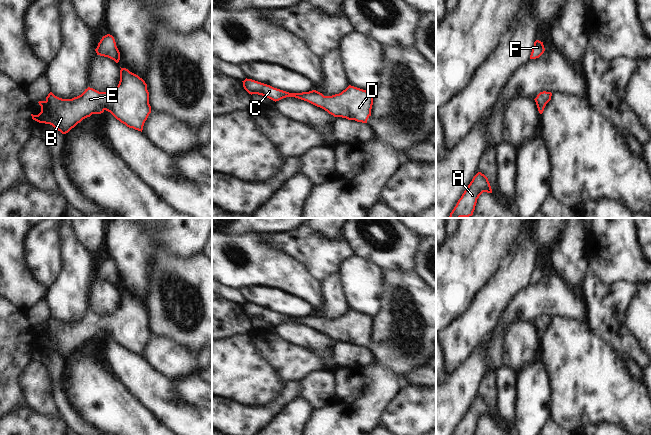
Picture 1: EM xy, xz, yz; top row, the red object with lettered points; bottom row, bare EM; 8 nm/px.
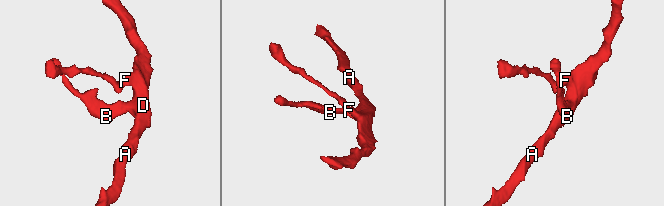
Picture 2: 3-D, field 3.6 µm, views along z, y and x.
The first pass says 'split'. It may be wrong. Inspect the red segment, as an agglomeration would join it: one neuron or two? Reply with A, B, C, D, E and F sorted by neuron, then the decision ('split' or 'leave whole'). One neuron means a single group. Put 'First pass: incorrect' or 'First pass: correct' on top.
First pass: incorrect
A B C D E F; leave whole

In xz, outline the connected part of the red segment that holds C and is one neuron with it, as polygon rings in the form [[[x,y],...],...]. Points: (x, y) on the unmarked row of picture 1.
[[[247,302],[242,306],[244,313],[249,318],[262,319],[275,326],[286,321],[295,321],[324,333],[334,341],[342,341],[362,347],[367,347],[371,340],[373,318],[351,309],[339,318],[324,320],[316,314],[289,317]]]

